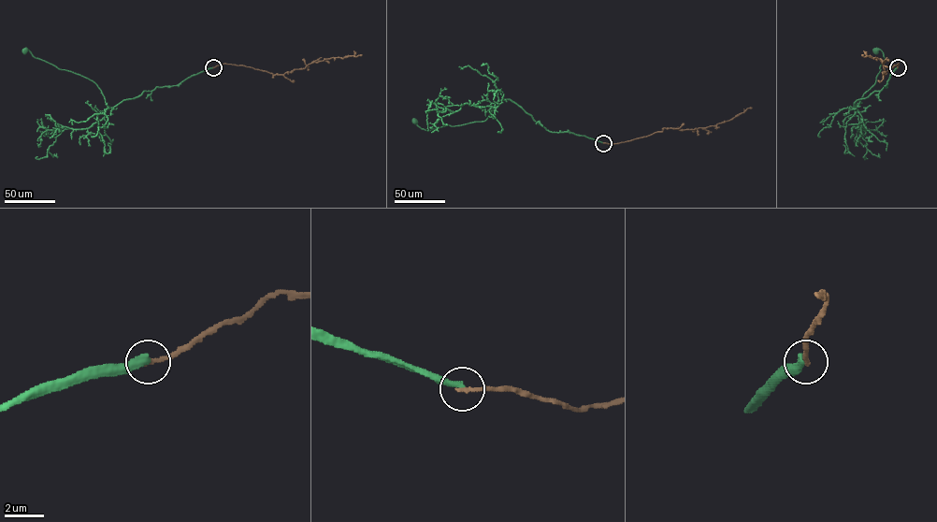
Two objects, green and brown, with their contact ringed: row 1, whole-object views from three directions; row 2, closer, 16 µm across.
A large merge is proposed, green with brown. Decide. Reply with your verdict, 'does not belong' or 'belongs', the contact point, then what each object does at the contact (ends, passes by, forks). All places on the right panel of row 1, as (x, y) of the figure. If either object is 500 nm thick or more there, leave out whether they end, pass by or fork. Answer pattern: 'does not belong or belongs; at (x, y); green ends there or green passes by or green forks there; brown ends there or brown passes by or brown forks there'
does not belong; at (898, 67); green ends there; brown ends there

